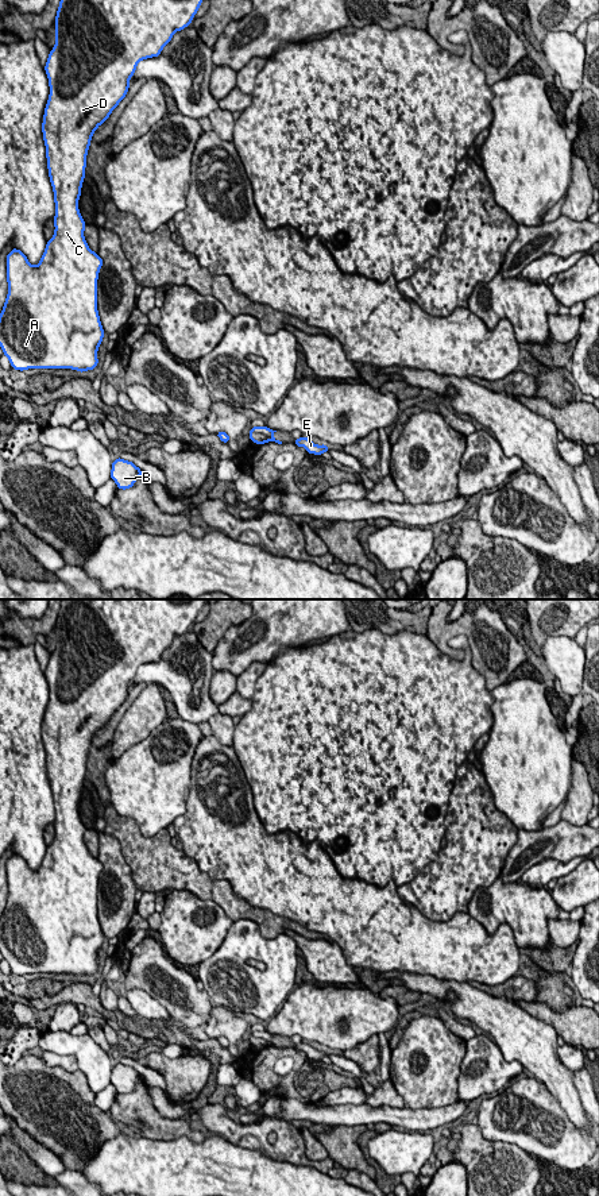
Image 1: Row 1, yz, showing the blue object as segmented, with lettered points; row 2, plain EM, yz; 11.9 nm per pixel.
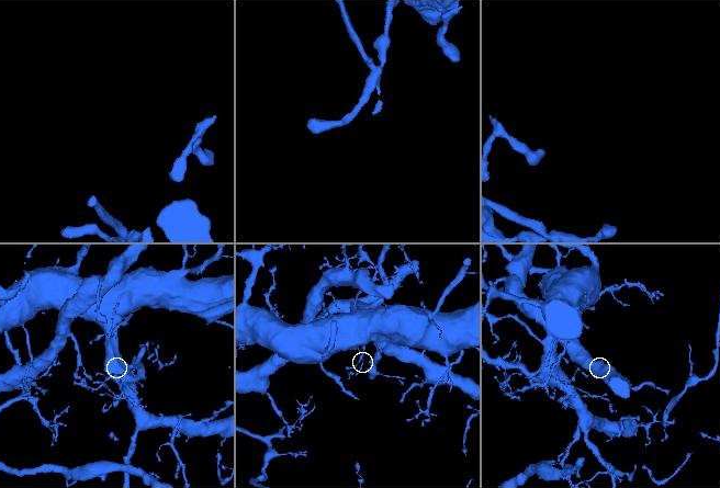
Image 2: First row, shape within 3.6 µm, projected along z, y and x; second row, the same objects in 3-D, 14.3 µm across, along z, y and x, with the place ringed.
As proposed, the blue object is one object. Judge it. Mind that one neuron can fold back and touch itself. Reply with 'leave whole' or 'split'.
split

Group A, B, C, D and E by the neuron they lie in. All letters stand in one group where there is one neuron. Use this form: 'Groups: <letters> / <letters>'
Groups: A B C D / E

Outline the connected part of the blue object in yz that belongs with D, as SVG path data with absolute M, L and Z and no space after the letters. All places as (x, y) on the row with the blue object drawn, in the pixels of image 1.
M61 0L55 16L55 46L45 66L50 94L42 123L55 202L55 231L36 266L20 250L12 248L7 255L8 294L0 313L0 347L12 369L72 369L81 374L96 369L98 346L105 333L97 310L97 279L103 259L88 247L84 238L86 224L78 211L92 135L125 97L138 63L159 57L174 32L192 23L201 3L202 0Z

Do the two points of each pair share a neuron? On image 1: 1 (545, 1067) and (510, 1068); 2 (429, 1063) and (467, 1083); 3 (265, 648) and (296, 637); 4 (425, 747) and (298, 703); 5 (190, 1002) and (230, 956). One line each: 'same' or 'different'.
1: different
2: different
3: same
4: same
5: different

